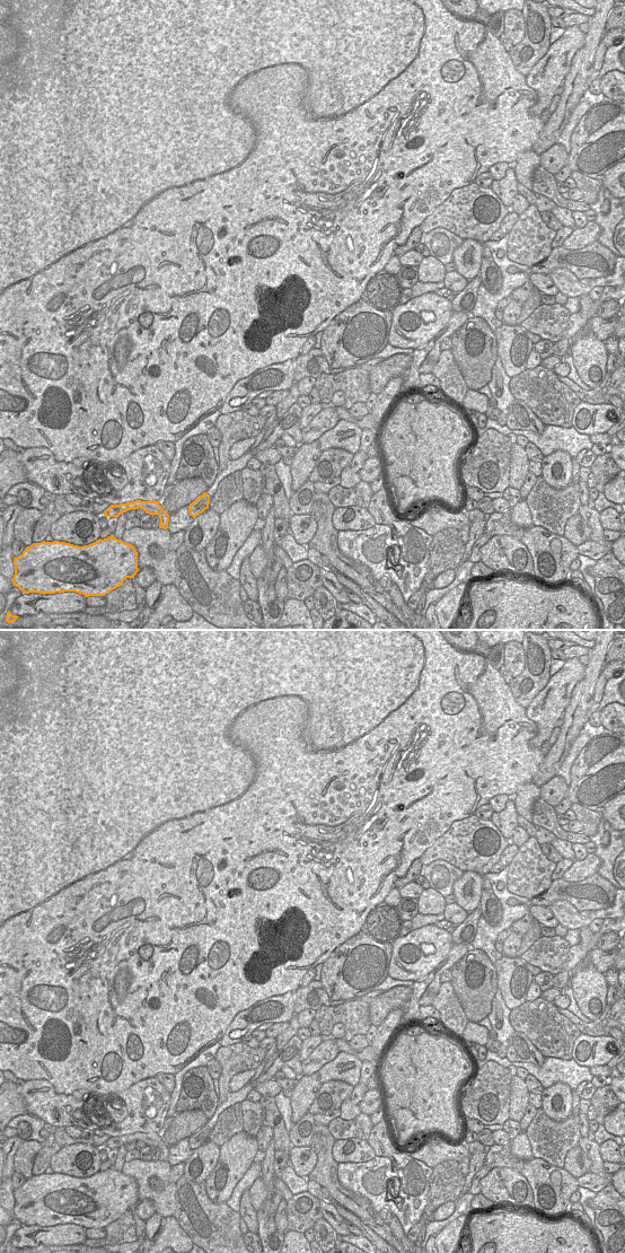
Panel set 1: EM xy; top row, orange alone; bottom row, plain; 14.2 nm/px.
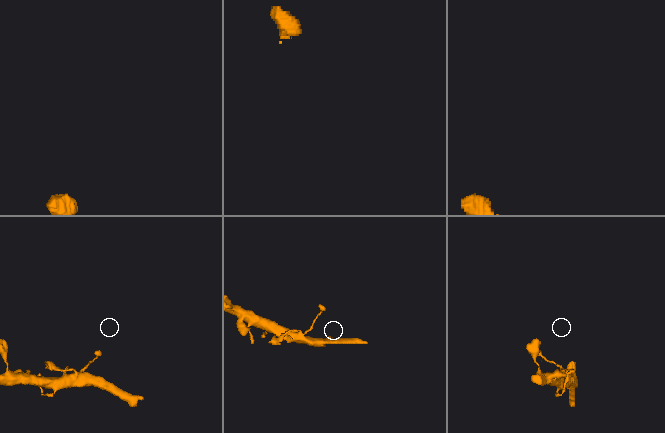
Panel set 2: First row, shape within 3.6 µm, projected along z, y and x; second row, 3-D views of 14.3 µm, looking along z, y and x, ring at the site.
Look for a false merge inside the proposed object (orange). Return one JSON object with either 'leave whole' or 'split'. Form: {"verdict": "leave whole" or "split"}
{"verdict": "leave whole"}

